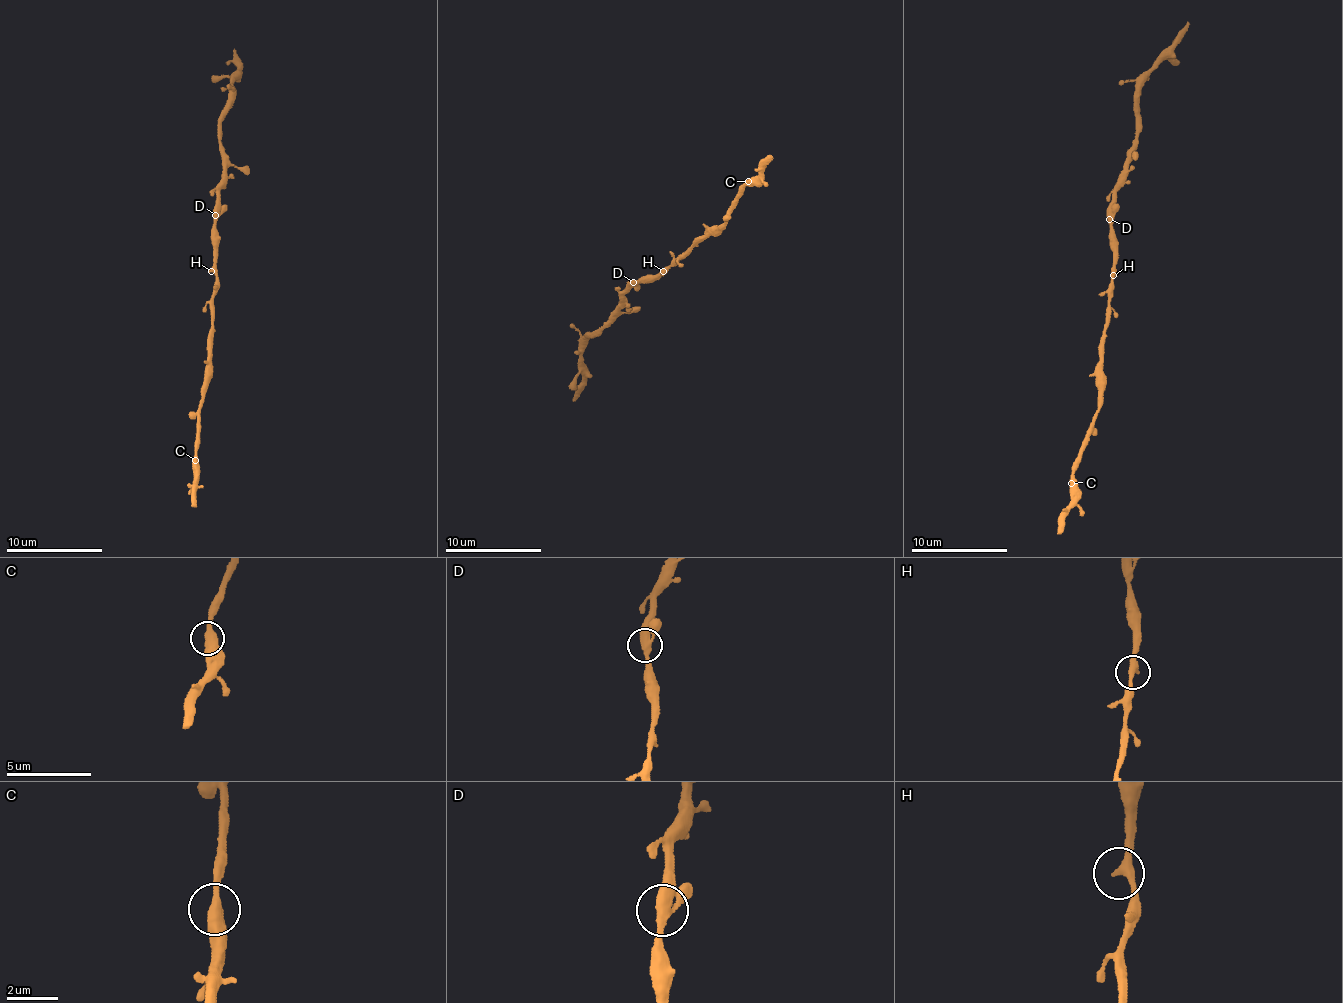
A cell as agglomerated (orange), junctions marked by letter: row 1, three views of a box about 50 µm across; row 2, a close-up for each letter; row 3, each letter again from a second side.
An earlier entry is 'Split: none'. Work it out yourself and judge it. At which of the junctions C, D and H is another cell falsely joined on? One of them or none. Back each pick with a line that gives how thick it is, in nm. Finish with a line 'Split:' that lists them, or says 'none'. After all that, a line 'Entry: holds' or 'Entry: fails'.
Split: none
Entry: holds

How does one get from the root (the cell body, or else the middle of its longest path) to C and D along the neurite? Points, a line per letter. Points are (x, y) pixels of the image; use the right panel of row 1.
C: (1112, 272), (1100, 407), (1071, 483)
D: (1112, 272), (1110, 219)

